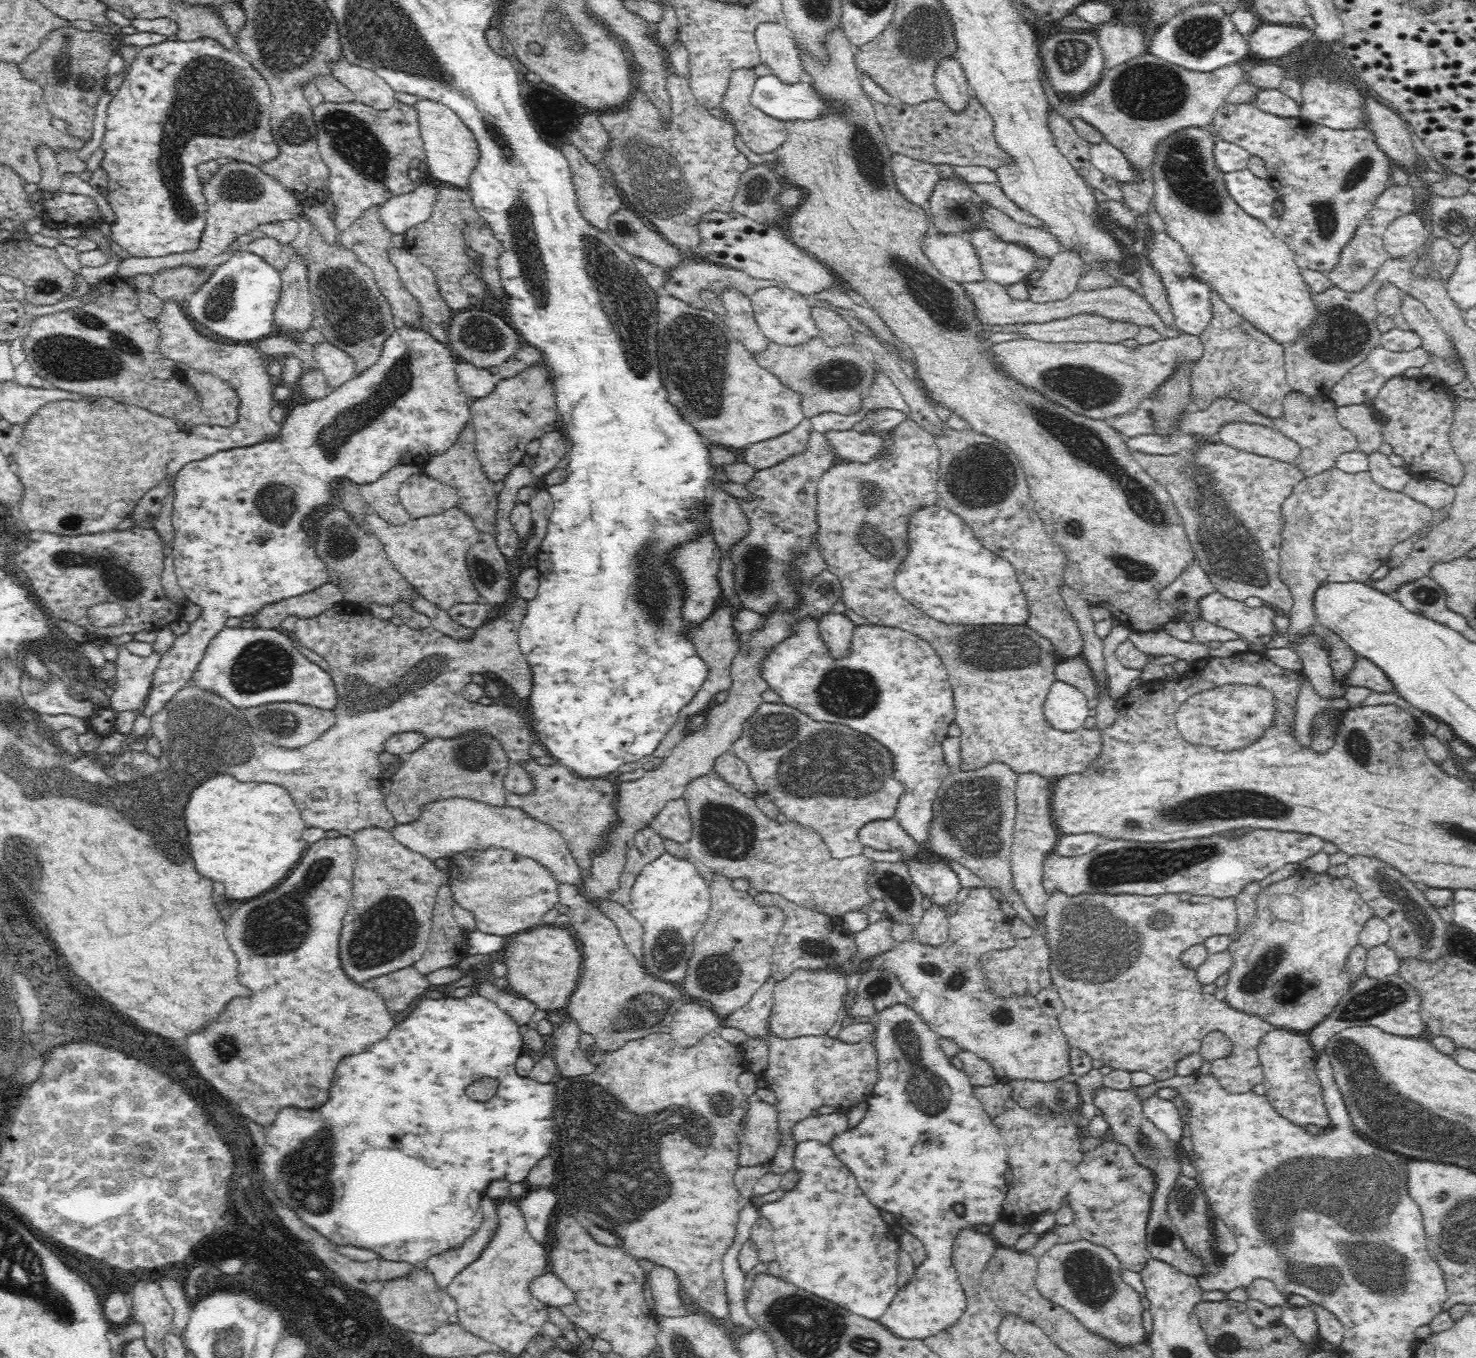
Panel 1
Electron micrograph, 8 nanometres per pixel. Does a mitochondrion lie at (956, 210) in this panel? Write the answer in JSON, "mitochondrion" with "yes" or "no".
{"mitochondrion":"yes"}

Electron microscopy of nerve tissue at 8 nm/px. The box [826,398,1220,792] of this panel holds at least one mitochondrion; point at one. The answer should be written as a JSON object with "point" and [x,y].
{"point":[1088,445]}

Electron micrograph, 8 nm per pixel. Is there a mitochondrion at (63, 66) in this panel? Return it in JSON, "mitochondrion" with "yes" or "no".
{"mitochondrion":"yes"}

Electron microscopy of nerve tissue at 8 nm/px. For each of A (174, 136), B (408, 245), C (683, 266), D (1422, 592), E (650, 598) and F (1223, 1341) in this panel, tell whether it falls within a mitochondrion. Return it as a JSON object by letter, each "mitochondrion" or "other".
{"A":"mitochondrion","B":"other","C":"other","D":"mitochondrion","E":"mitochondrion","F":"mitochondrion"}

